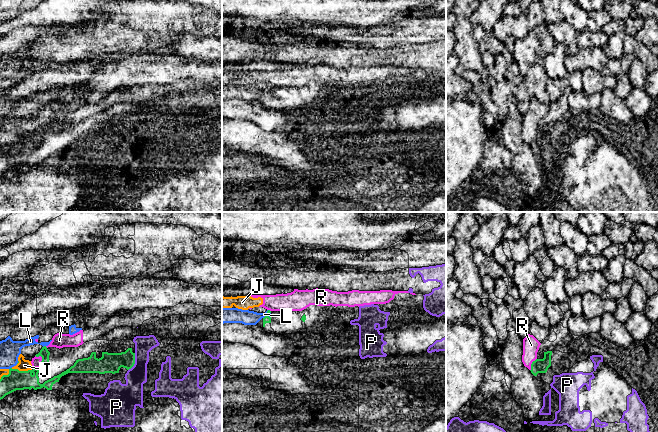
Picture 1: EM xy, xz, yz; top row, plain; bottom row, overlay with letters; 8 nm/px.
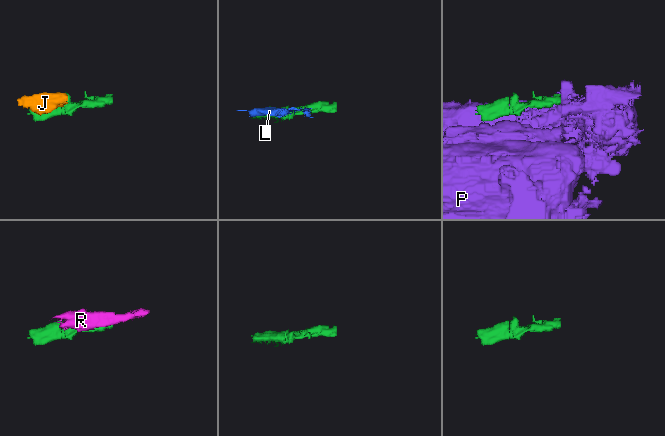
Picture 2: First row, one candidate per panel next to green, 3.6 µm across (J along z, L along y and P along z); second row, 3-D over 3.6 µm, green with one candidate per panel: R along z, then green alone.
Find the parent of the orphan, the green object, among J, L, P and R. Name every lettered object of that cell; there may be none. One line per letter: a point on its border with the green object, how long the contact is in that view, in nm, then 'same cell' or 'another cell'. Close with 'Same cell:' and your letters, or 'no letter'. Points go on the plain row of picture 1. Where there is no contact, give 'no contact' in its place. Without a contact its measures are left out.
J: meets green in xy at (21, 147); contact 170 nm long; another cell
L: meets green in xz at (266, 92); contact 70 nm long; another cell
P: meets green in xy at (134, 138); contact 160 nm long; another cell
R: meets green in xy at (42, 135); contact 110 nm long; another cell
Same cell: no letter

